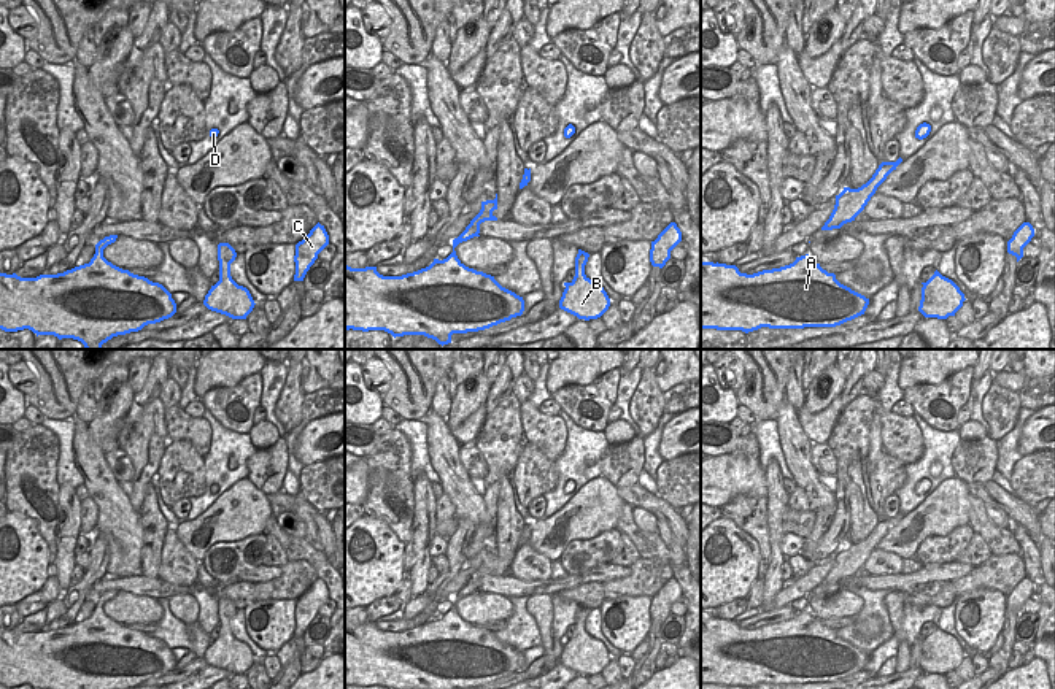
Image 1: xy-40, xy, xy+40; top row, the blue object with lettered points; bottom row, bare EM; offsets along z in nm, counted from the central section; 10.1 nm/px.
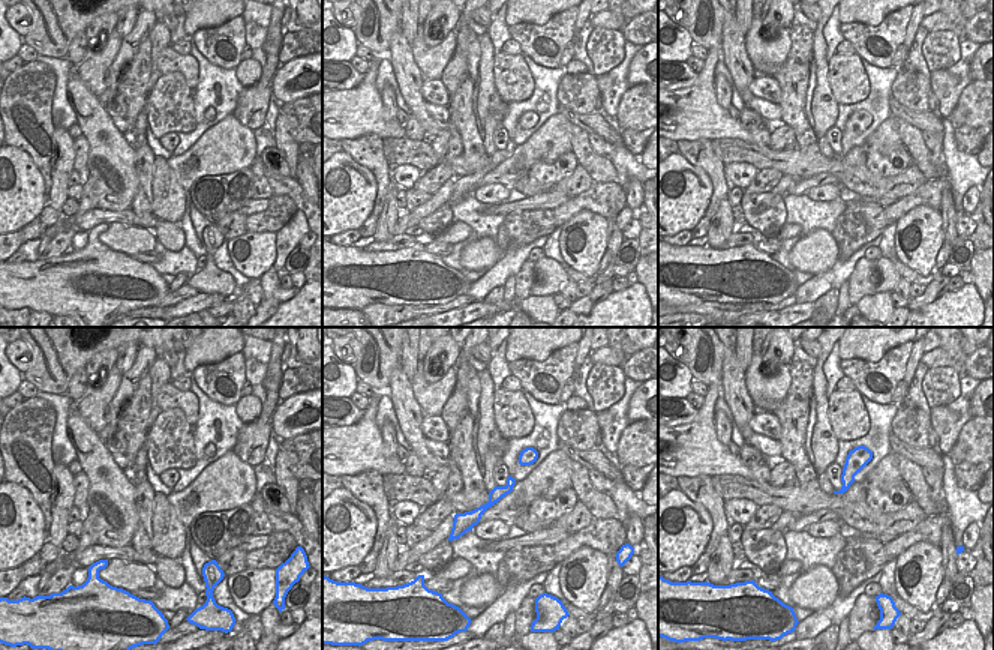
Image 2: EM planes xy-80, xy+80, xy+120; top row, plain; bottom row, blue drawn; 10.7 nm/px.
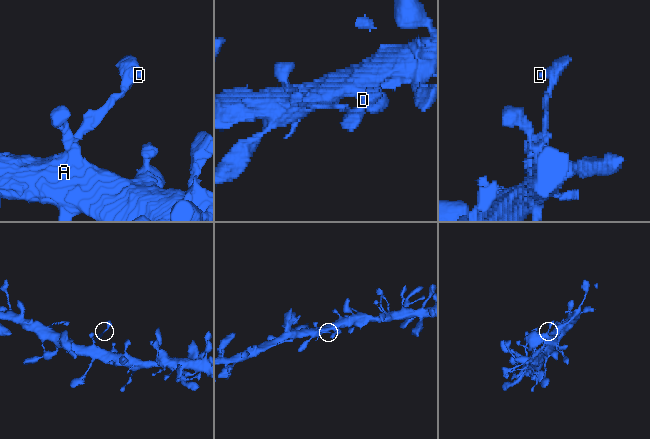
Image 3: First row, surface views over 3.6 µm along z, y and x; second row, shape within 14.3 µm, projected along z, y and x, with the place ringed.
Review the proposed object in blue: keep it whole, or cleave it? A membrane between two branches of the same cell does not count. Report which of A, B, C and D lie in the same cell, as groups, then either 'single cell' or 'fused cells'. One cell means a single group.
A B C D; single cell

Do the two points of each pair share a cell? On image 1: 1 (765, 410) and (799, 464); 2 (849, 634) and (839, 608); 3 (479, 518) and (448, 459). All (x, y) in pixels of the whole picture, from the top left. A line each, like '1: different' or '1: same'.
1: different
2: different
3: same

